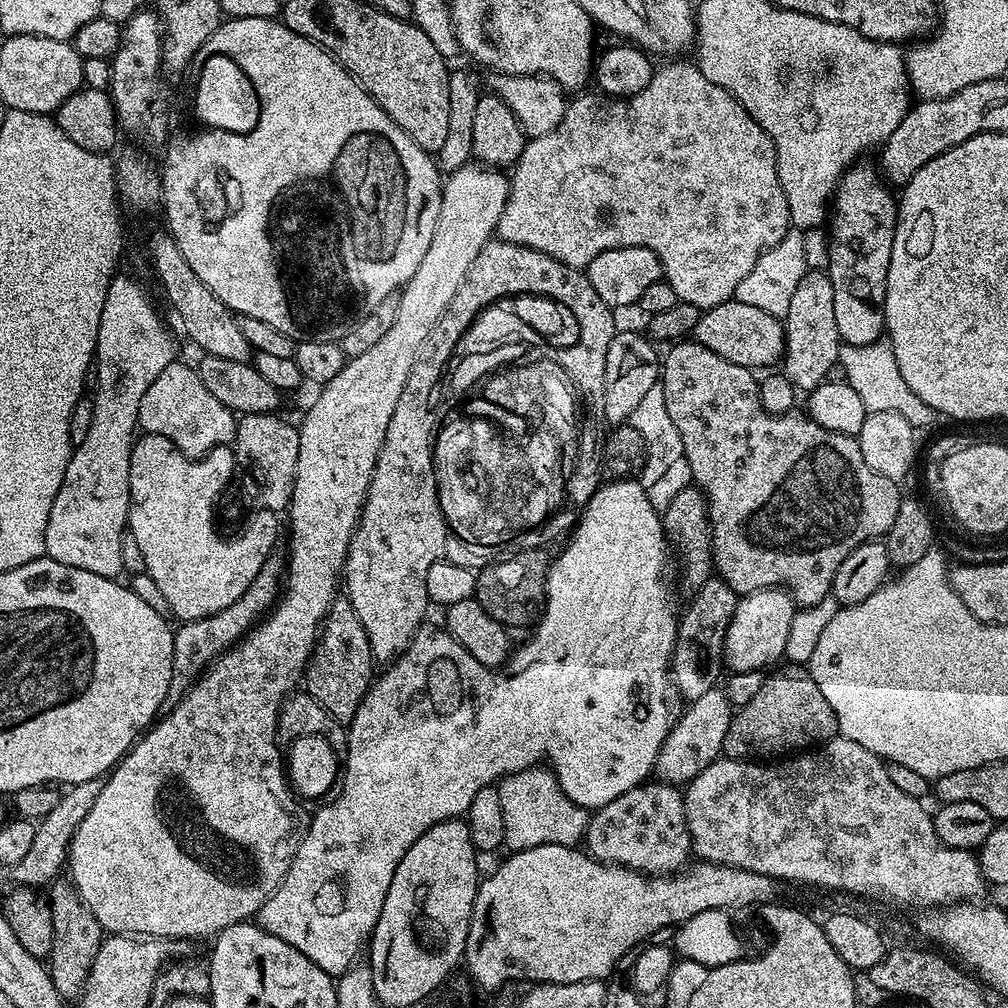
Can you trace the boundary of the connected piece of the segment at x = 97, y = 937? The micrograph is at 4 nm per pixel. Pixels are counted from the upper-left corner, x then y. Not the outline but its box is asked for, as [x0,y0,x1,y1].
[47,879,106,998]

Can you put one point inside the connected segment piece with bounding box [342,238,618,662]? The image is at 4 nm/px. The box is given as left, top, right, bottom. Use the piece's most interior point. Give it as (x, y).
(402, 532)

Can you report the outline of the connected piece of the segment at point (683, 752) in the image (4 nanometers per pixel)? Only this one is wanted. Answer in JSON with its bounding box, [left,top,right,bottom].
[654,686,734,786]

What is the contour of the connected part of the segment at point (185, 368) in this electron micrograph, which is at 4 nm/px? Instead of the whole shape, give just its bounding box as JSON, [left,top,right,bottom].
[138,362,237,458]

